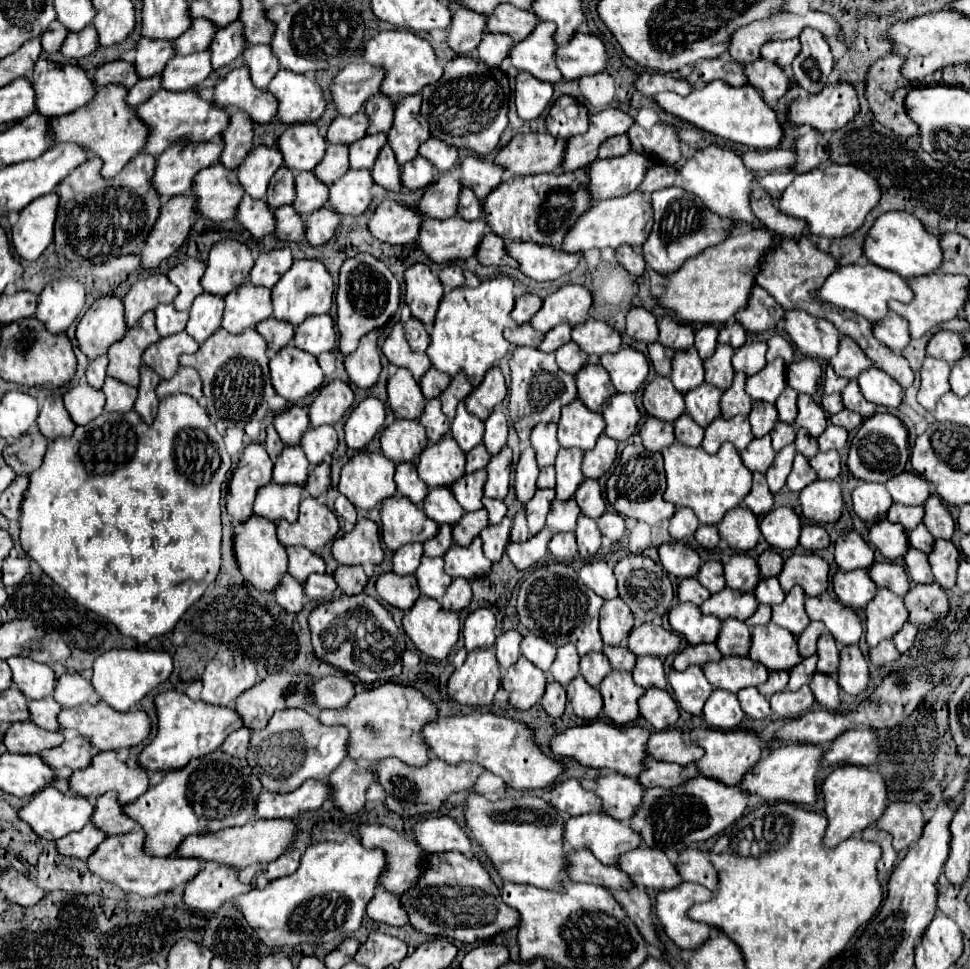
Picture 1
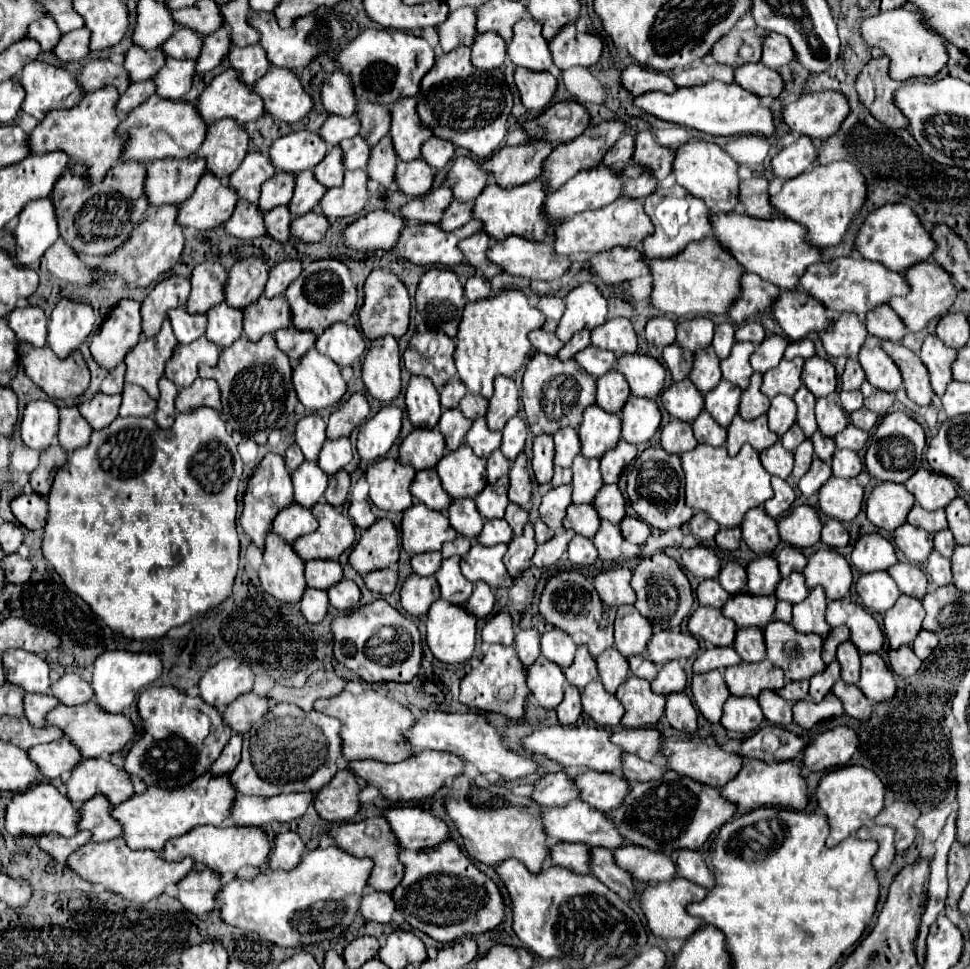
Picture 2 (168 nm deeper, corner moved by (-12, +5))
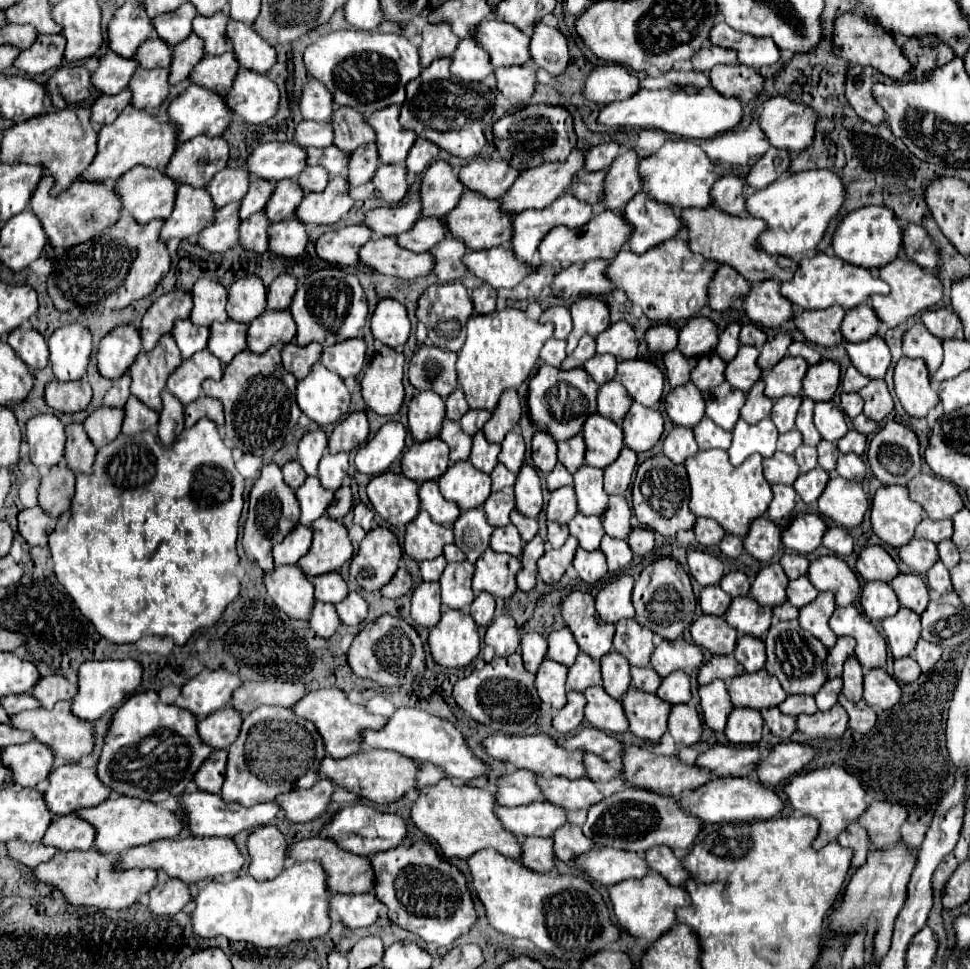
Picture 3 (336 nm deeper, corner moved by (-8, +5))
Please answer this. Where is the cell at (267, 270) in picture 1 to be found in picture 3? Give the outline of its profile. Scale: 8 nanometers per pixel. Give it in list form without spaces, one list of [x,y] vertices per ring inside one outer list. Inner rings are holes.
[[[279,275],[271,285],[267,293],[267,309],[271,311],[285,311],[289,309],[289,303],[293,301],[293,295],[297,293],[297,279],[293,275]]]

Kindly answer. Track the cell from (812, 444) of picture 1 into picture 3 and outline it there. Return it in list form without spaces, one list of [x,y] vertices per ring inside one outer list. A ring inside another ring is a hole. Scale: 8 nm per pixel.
[[[821,441],[819,447],[819,465],[823,467],[823,471],[829,471],[829,475],[835,475],[835,465],[837,465],[837,457],[839,457],[839,449],[837,443],[829,443],[829,441]]]

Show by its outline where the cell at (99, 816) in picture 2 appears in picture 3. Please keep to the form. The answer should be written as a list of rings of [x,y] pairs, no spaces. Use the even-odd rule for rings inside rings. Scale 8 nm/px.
[[[75,813],[69,815],[55,815],[53,823],[49,825],[49,831],[45,833],[45,839],[41,839],[43,845],[51,845],[59,851],[87,851],[93,847],[95,829],[93,825],[79,819]]]

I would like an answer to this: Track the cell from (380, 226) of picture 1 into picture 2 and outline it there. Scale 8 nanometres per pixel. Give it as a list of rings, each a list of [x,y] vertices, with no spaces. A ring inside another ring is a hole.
[[[369,211],[345,229],[345,243],[363,251],[393,249],[405,221],[391,211]]]

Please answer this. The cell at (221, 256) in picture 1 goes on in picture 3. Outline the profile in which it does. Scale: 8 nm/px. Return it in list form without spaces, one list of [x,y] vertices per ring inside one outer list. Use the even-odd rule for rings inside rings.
[[[247,275],[231,285],[227,303],[229,319],[249,325],[253,319],[263,315],[265,307],[265,285],[257,275]]]

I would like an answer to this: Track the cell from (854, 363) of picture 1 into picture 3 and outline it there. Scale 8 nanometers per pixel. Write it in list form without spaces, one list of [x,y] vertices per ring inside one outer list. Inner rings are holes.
[[[829,307],[825,311],[797,311],[791,321],[809,343],[833,347],[843,343],[839,333],[843,317],[845,317],[843,307]]]

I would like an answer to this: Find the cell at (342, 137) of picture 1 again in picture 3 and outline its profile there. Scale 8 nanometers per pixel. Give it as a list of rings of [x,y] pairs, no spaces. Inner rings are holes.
[[[301,121],[295,127],[295,137],[293,141],[297,141],[297,145],[301,145],[303,149],[309,147],[329,147],[333,141],[333,129],[331,123],[317,123],[317,121]]]

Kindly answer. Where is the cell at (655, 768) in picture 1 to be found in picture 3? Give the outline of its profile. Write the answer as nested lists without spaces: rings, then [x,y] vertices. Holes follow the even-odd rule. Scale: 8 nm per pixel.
[[[585,753],[585,777],[593,779],[593,783],[611,781],[619,777],[619,767],[611,767],[609,763],[605,763],[601,757],[593,753]]]

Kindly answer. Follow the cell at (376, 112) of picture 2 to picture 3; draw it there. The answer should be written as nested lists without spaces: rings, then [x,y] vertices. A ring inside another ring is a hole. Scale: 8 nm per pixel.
[[[339,107],[337,111],[333,111],[331,127],[335,135],[333,143],[345,153],[351,153],[361,145],[375,141],[373,129],[365,123],[365,117],[353,107]]]

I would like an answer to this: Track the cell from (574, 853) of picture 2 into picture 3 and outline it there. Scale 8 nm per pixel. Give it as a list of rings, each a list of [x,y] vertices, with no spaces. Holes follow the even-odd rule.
[[[525,837],[521,841],[521,857],[519,861],[523,867],[537,871],[537,873],[549,873],[553,863],[553,839],[543,837]]]

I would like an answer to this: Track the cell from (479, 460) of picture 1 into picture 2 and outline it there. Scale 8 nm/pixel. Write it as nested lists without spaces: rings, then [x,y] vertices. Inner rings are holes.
[[[501,449],[493,451],[493,455],[489,455],[489,459],[487,459],[487,479],[489,479],[489,483],[495,483],[499,477],[507,475],[509,467],[511,467],[511,461],[505,459]]]

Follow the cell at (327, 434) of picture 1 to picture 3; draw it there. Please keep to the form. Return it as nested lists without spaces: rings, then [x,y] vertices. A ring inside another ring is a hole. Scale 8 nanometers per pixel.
[[[325,453],[319,463],[321,485],[329,491],[337,491],[343,485],[343,479],[347,477],[347,469],[349,469],[347,453],[337,453],[337,455]]]

